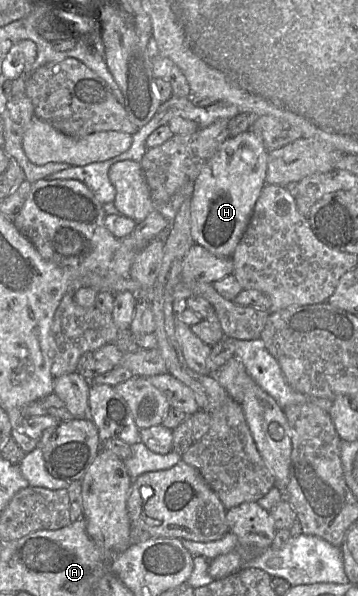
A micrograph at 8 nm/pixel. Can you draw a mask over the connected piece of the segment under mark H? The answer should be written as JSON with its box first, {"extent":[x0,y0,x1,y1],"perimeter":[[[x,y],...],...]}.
{"extent":[190,130,268,257],"perimeter":[[[251,130],[228,137],[195,180],[190,226],[195,244],[219,257],[232,257],[266,185],[268,150]]]}

